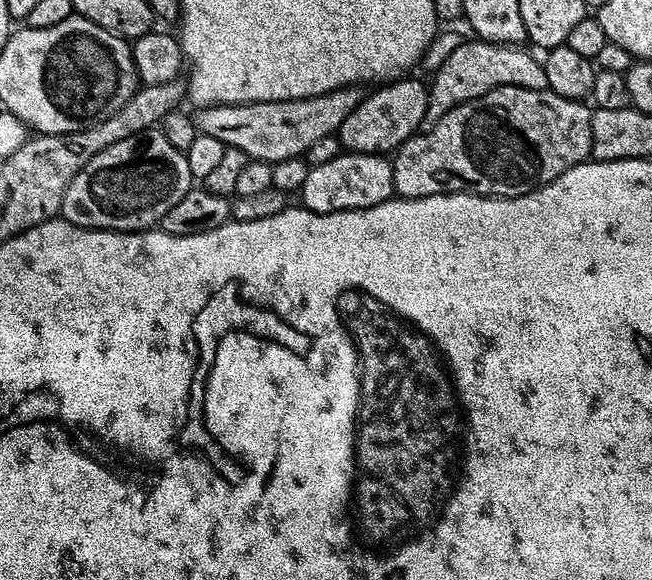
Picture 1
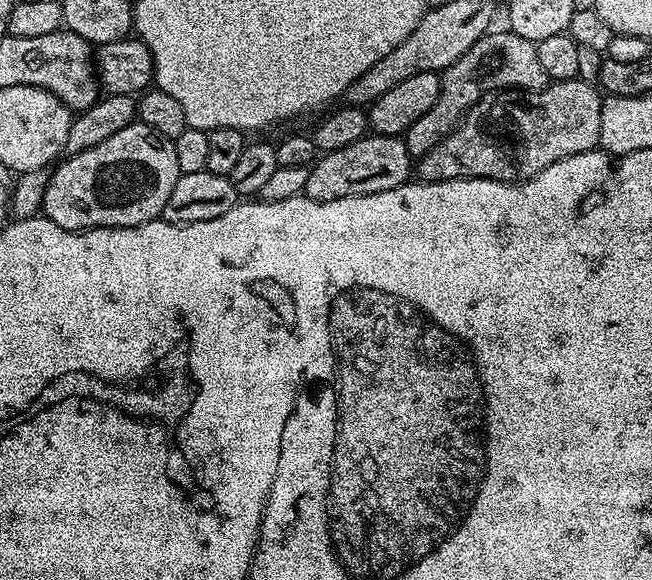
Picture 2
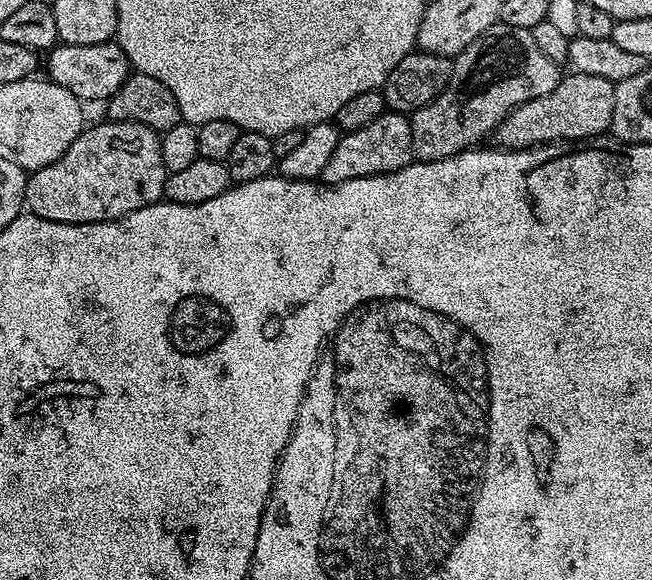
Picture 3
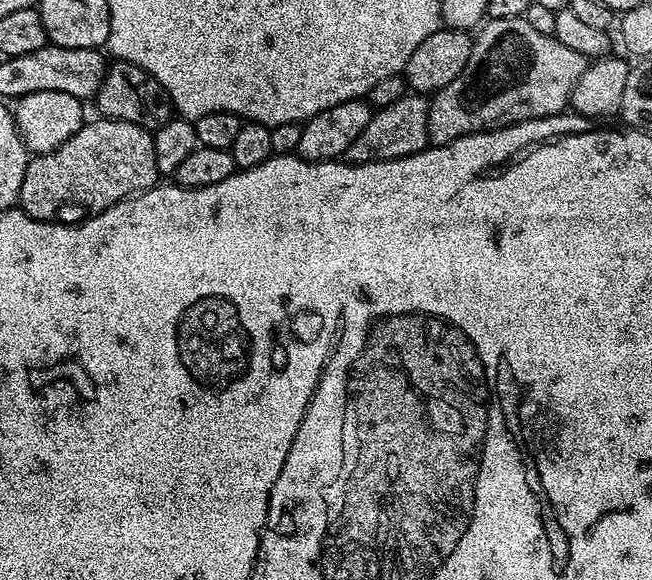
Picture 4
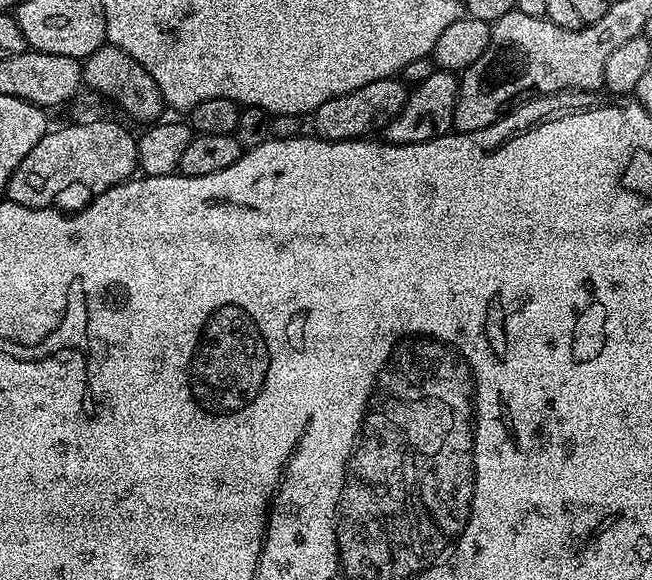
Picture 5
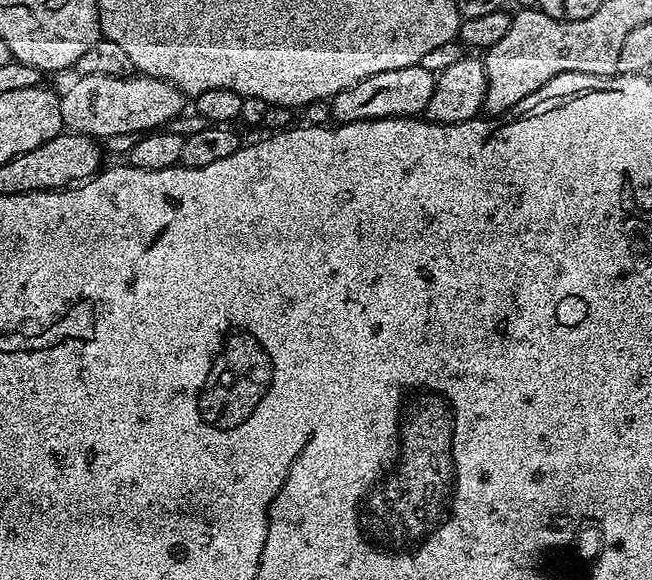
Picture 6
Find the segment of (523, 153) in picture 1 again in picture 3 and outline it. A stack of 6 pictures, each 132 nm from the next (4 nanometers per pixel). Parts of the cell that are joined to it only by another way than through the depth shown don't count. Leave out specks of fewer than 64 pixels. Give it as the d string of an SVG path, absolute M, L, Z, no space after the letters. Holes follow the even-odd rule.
M572 72L571 74L565 75L558 86L554 86L554 90L550 90L550 94L542 94L542 98L534 98L530 102L526 102L522 106L518 106L512 113L505 118L500 124L498 129L498 137L505 149L515 150L517 148L540 148L545 146L544 144L552 144L555 140L584 140L580 142L588 142L591 136L600 136L603 132L607 133L612 126L612 115L614 114L614 90L616 86L611 84L606 78L598 78L595 74L582 74L581 72Z

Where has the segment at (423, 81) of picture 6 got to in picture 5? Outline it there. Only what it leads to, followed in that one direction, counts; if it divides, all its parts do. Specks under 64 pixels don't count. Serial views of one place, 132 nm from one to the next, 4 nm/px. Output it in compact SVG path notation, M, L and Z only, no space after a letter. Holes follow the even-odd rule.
M387 76L378 82L366 82L358 90L350 90L350 94L342 94L338 98L330 98L330 102L322 102L315 112L311 113L311 131L322 140L363 140L379 133L402 110L408 101L409 85L396 76Z

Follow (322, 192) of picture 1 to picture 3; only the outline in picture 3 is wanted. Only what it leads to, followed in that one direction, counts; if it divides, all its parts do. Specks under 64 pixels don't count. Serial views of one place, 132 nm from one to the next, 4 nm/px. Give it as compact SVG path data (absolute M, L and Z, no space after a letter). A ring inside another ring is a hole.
M385 110L370 126L362 126L362 130L343 133L334 150L334 155L326 162L319 179L325 184L341 184L354 178L370 178L371 176L386 176L389 172L402 170L407 164L413 163L414 142L412 141L412 122L405 113Z

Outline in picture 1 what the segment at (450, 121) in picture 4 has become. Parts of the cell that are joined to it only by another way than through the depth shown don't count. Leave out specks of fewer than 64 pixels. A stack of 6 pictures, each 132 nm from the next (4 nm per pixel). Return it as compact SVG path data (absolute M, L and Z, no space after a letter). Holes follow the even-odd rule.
M471 38L457 43L454 54L442 62L440 68L435 69L433 80L430 80L428 90L428 105L424 115L424 128L432 128L454 106L470 102L474 98L482 98L490 90L498 86L516 84L526 90L545 90L546 70L539 59L536 60L527 52L527 47L515 44L491 44L479 38Z

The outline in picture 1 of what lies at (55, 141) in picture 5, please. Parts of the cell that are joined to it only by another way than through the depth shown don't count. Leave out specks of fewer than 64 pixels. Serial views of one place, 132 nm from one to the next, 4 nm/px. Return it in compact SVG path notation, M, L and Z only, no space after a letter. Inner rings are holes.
M149 130L123 138L94 155L70 182L61 203L59 215L80 228L99 228L109 232L142 232L152 230L186 193L194 187L190 166L184 153L166 142L163 131Z

